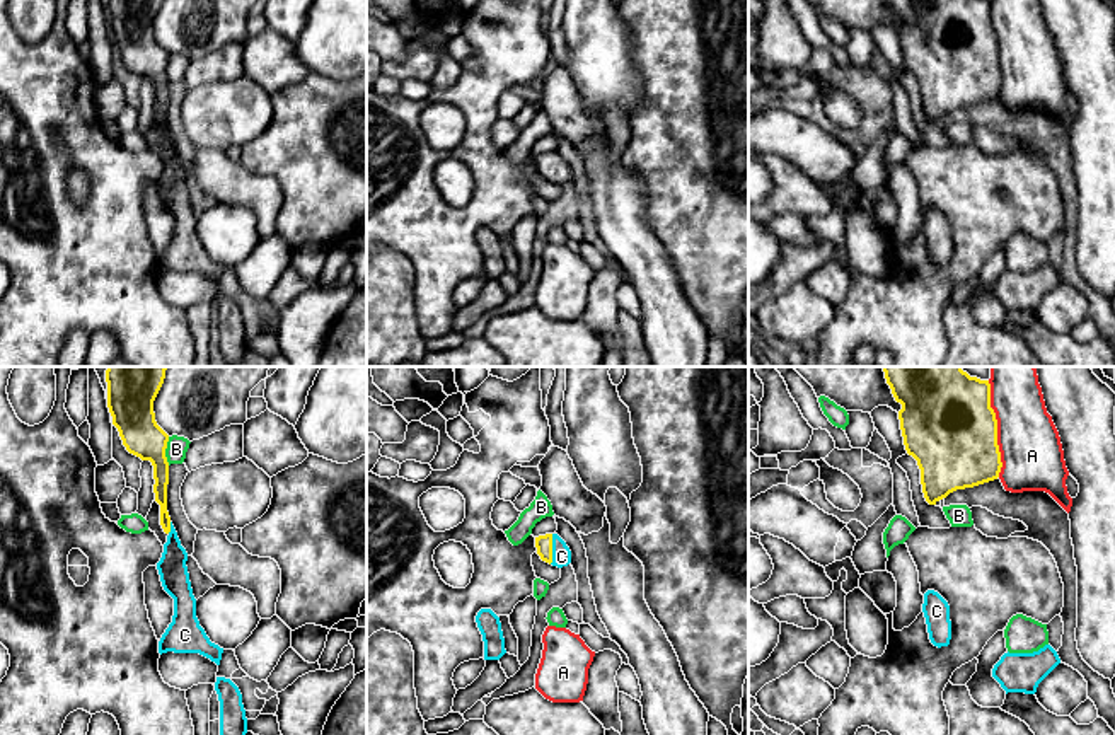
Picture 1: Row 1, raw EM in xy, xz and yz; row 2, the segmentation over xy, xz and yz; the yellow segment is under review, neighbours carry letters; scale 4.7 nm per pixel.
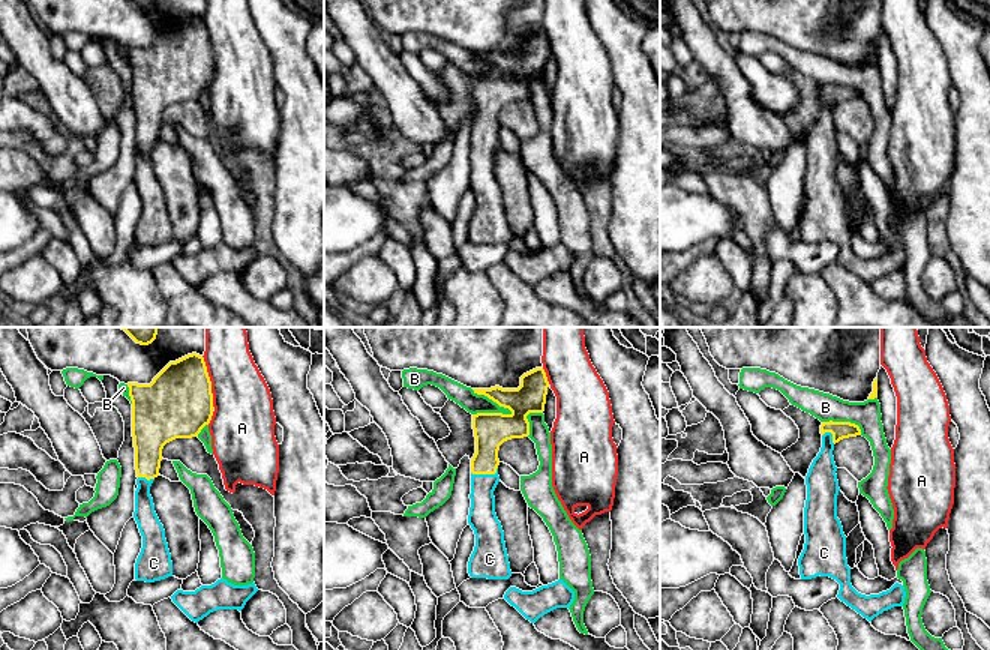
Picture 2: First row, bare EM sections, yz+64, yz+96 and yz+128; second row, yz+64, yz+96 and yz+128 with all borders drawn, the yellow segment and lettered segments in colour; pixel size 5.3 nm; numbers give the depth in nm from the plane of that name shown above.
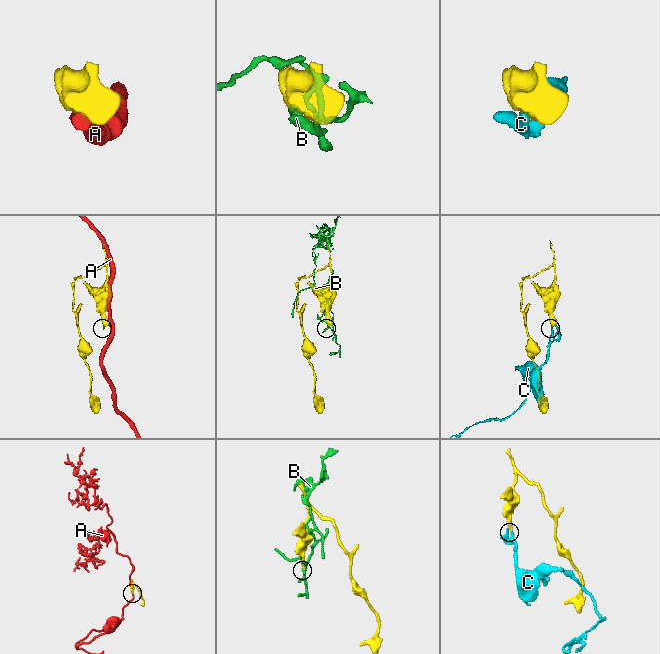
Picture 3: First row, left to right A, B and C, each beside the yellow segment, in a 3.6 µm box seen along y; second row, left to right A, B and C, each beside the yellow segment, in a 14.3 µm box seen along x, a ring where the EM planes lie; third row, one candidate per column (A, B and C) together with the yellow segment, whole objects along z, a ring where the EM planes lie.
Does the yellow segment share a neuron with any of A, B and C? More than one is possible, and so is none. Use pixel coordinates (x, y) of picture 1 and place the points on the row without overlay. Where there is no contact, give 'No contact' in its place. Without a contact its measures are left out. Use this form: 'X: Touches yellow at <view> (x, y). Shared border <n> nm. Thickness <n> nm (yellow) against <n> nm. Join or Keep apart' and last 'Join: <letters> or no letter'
A: Touches yellow at yz (996, 48). Shared border 460 nm. Thickness 440 nm (yellow) against 300 nm. Keep apart
B: Touches yellow at xy (164, 69). Shared border 140 nm. Thickness 200 nm (yellow) against 100 nm. Keep apart
C: Touches yellow at xz (551, 167). Shared border 140 nm. Thickness 80 nm (yellow) against 100 nm. Join
Join: C

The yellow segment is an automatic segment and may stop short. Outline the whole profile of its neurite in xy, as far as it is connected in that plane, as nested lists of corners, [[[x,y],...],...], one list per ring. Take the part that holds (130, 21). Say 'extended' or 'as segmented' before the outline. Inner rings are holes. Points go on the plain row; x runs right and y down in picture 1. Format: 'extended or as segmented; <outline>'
extended; [[[107,0],[107,26],[126,68],[153,84],[153,111],[160,123],[160,143],[167,152],[164,171],[157,181],[164,208],[174,217],[172,240],[159,259],[159,271],[199,271],[220,283],[223,266],[211,261],[196,235],[188,171],[167,130],[169,80],[165,67],[169,53],[157,43],[153,19],[164,0]]]

